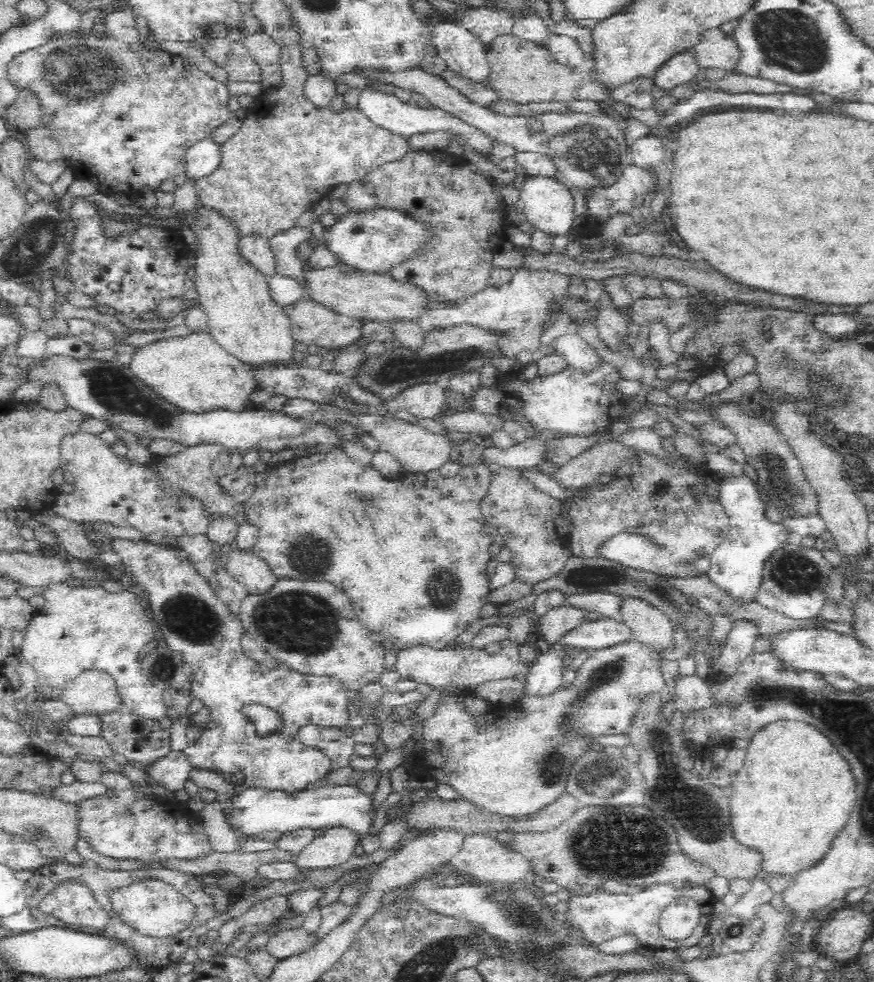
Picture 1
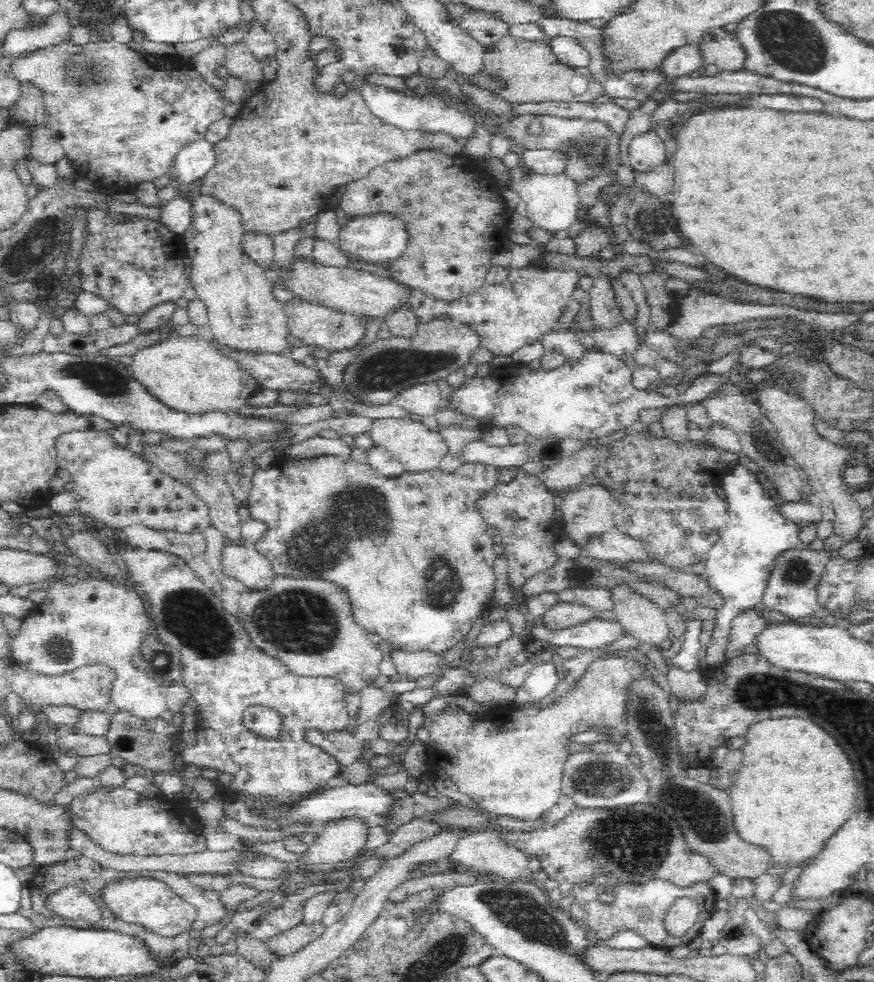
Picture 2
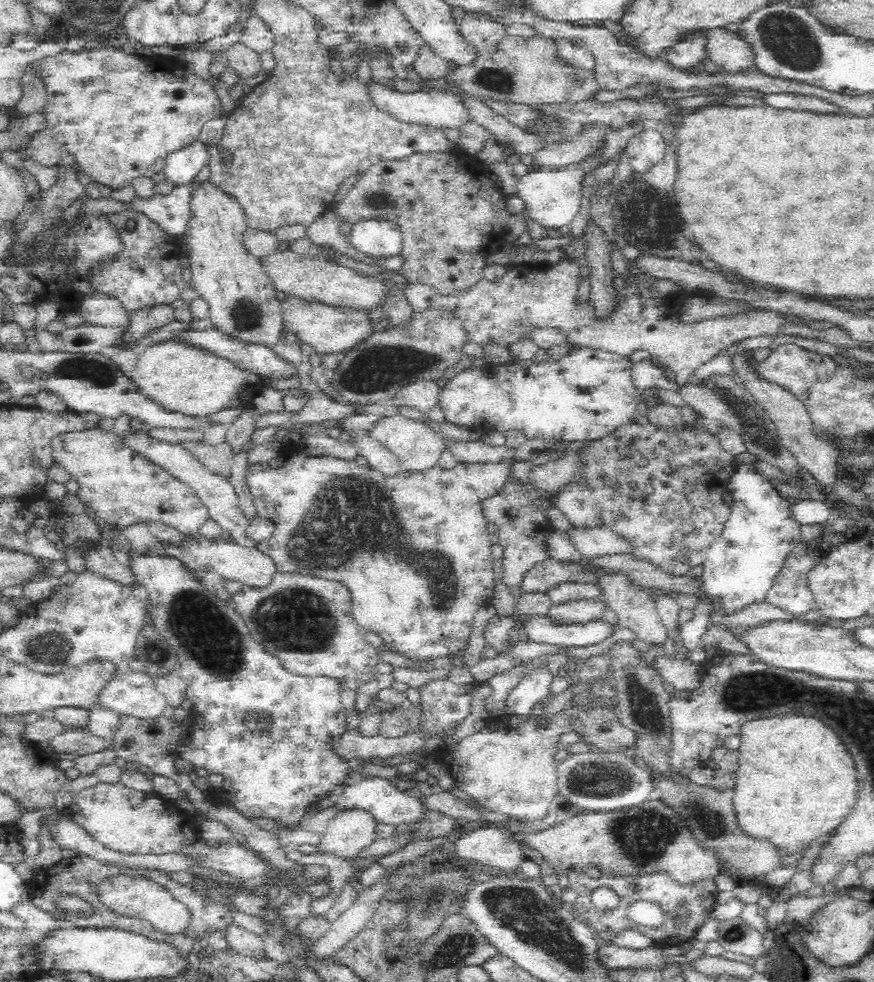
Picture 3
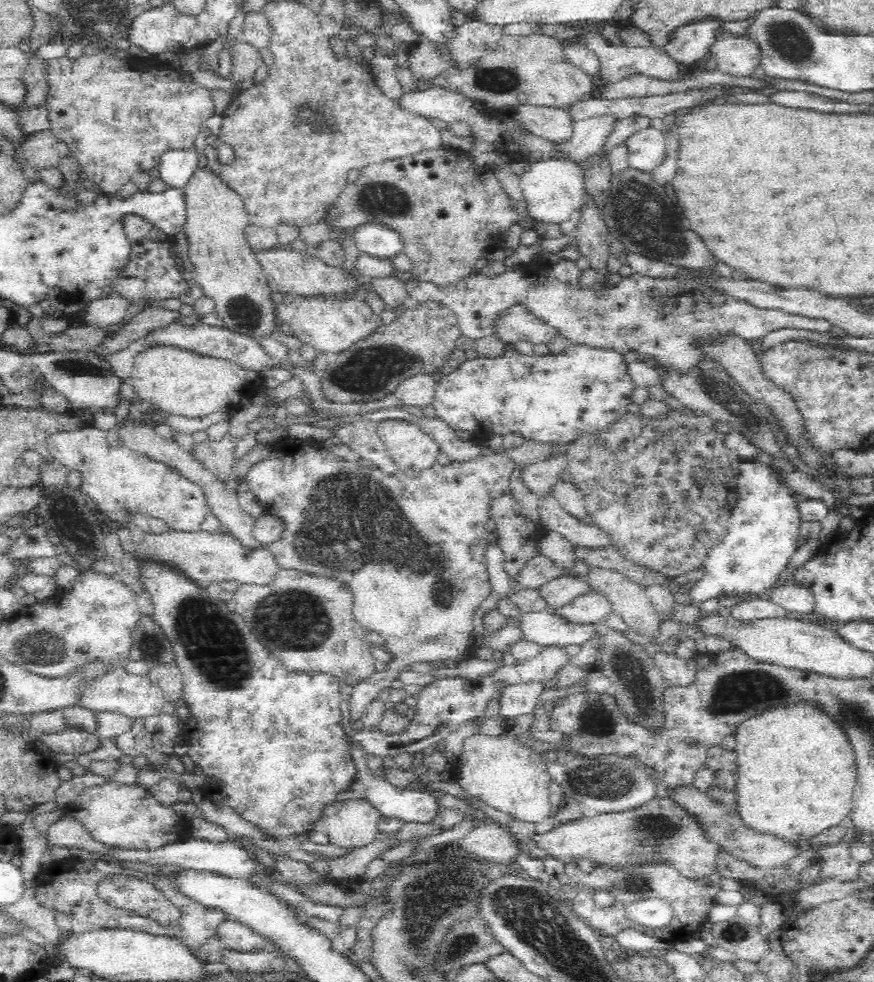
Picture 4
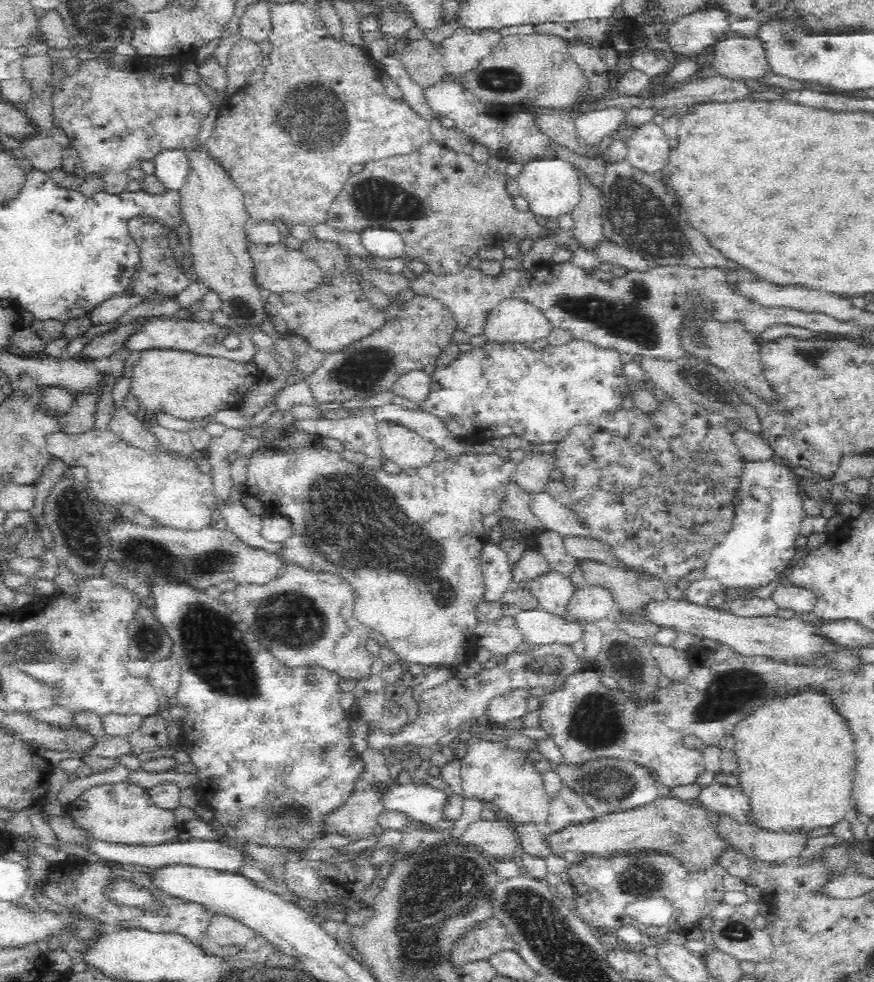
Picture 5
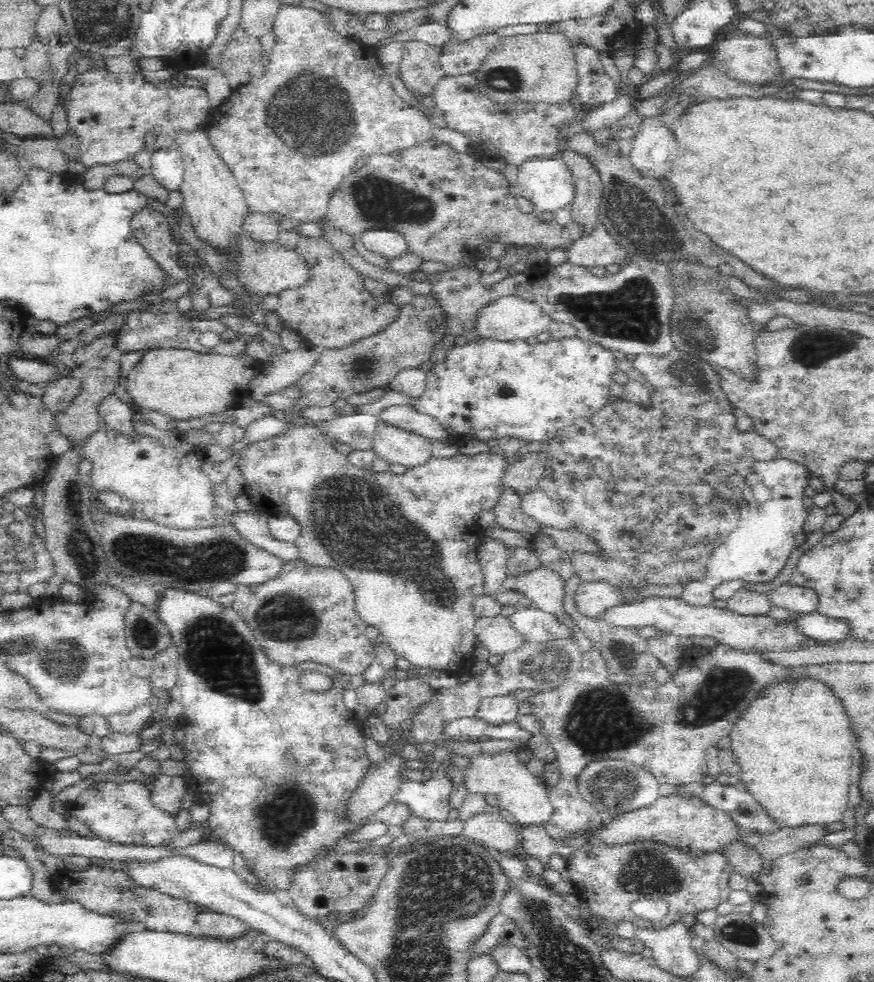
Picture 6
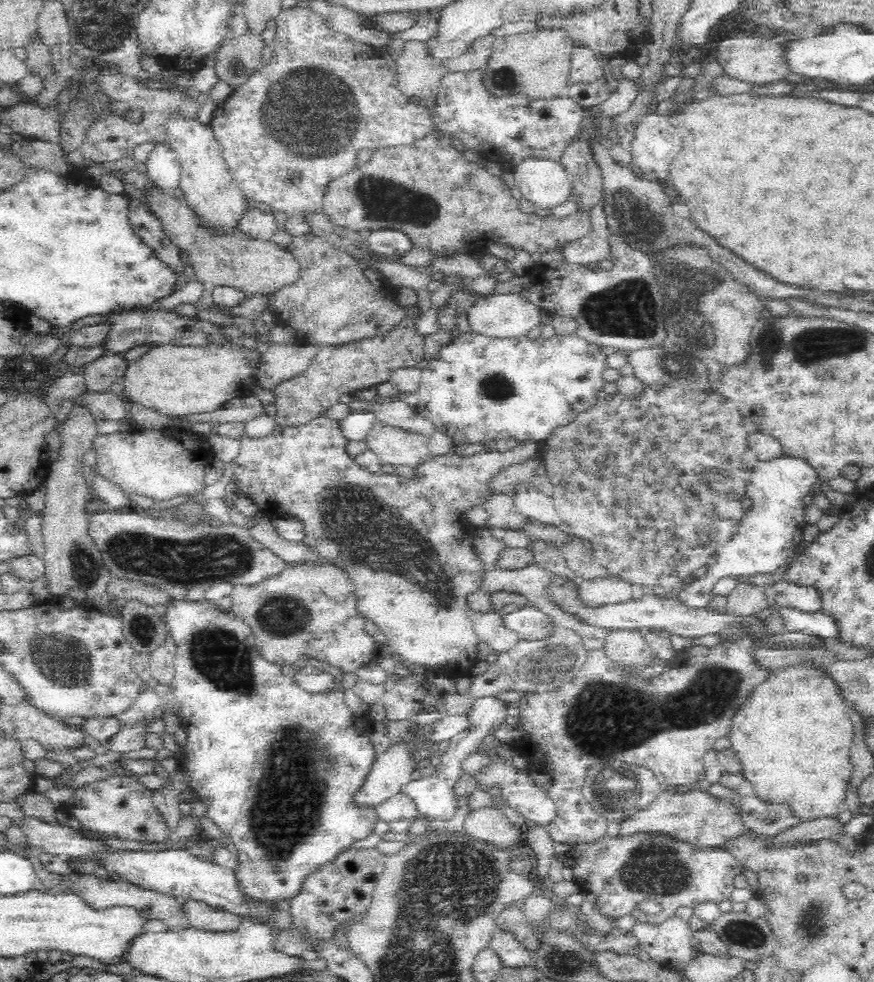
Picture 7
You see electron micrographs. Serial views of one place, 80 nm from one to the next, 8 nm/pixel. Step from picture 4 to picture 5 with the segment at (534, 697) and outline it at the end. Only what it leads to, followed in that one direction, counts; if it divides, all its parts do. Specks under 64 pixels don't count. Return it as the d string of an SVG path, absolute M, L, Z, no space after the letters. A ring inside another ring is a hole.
M520 688L490 699L484 710L488 722L500 724L500 727L504 728L510 720L523 718L528 713L528 693L528 688Z

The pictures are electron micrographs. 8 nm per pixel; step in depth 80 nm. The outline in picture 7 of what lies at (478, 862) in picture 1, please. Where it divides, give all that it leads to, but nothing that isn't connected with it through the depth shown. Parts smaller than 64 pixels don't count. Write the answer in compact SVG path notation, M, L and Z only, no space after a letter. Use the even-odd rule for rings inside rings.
M482 807L470 810L463 823L463 832L486 841L500 854L515 846L519 830L498 808Z

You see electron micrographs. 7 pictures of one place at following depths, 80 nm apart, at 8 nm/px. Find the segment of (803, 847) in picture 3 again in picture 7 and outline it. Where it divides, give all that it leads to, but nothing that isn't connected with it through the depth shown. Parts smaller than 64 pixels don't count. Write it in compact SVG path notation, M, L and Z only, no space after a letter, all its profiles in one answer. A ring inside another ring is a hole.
M803 661L802 663L791 664L769 671L767 677L755 685L749 692L748 700L745 700L746 704L738 706L738 710L736 710L732 720L732 727L730 728L730 735L728 737L732 744L731 748L736 752L742 765L741 774L755 789L755 796L764 801L768 801L768 803L790 803L790 805L792 805L792 811L800 817L801 821L814 820L815 818L823 816L836 816L836 814L838 814L838 804L845 802L845 793L849 786L850 777L853 774L850 748L852 748L854 740L854 724L852 724L852 720L849 718L850 705L840 692L838 683L830 677L826 668L822 668L820 665L822 665L822 663L818 664L816 661Z

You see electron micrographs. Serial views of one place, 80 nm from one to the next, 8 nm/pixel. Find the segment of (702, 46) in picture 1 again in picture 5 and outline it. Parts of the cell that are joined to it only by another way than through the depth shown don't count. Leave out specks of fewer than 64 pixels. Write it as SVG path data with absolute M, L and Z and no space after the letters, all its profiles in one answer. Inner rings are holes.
M728 33L714 45L710 60L719 75L749 82L751 86L772 72L766 47L758 37L743 38Z

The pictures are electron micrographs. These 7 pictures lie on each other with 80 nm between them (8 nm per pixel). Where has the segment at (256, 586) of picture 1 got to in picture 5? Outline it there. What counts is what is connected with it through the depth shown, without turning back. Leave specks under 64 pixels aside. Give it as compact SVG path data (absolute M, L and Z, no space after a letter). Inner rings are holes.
M119 518L112 522L106 534L108 534L107 545L110 548L109 560L118 563L120 568L132 572L137 578L147 580L162 578L172 584L185 584L194 590L205 591L204 588L216 586L226 580L232 580L236 584L266 584L278 574L278 570L284 563L279 555L244 544L230 528L217 530L207 526L199 531L182 531L156 524L142 526L140 523Z

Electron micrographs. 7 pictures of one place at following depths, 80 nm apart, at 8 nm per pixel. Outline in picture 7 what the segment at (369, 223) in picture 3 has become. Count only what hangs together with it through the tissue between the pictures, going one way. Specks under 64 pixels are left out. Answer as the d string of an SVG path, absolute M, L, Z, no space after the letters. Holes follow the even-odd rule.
M374 229L367 241L374 253L387 258L402 258L414 247L405 233L393 229Z

